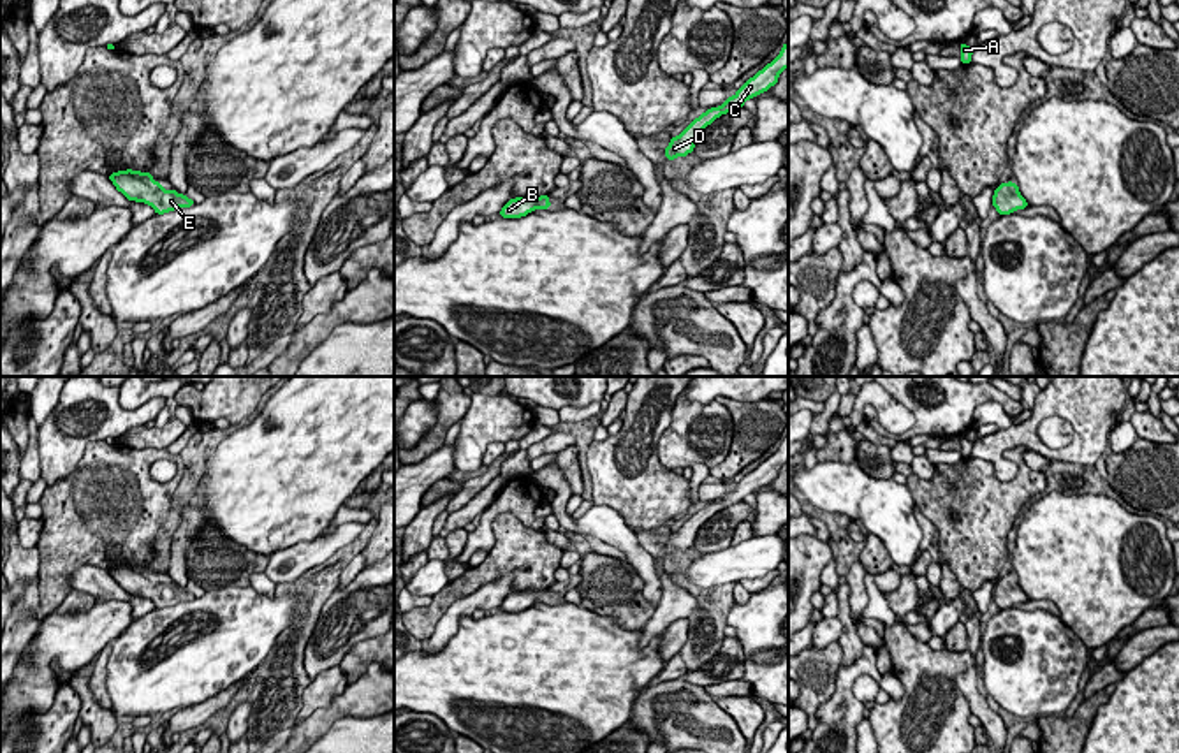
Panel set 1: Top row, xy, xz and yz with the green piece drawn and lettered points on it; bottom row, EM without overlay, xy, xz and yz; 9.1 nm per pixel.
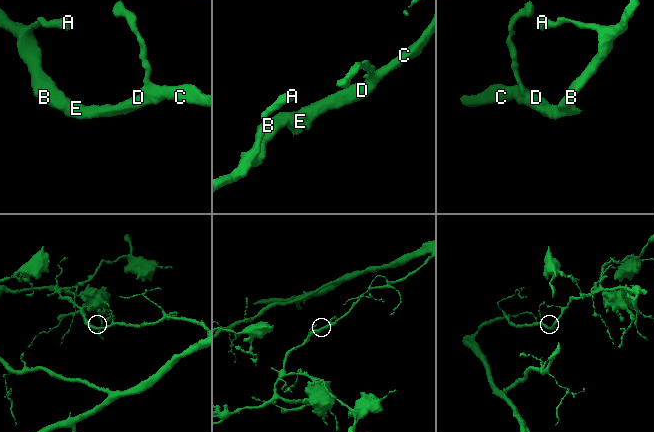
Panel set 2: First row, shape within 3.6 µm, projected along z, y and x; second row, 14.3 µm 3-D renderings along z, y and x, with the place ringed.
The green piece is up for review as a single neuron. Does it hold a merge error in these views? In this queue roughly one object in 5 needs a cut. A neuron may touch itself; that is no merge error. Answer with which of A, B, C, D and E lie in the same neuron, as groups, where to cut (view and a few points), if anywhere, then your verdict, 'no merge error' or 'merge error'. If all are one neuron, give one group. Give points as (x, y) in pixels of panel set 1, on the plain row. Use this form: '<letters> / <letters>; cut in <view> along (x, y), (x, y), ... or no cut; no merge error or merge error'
A B C D E; no cut; no merge error

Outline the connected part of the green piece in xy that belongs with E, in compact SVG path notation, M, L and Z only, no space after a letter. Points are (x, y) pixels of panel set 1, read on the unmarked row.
M118 565L107 570L118 586L128 595L150 598L157 609L164 609L179 602L190 602L195 596L176 584L164 584L151 567Z

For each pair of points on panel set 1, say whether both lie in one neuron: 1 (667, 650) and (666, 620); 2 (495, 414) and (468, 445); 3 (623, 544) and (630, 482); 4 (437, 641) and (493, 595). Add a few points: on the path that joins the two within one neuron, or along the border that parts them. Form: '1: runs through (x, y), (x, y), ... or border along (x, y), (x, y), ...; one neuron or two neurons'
1: border along (685, 616), (678, 618), (662, 634); two neurons
2: runs through (488, 421), (472, 438); one neuron
3: border along (593, 502), (611, 505), (636, 533); two neurons
4: runs through (447, 625), (463, 607), (477, 600); one neuron

